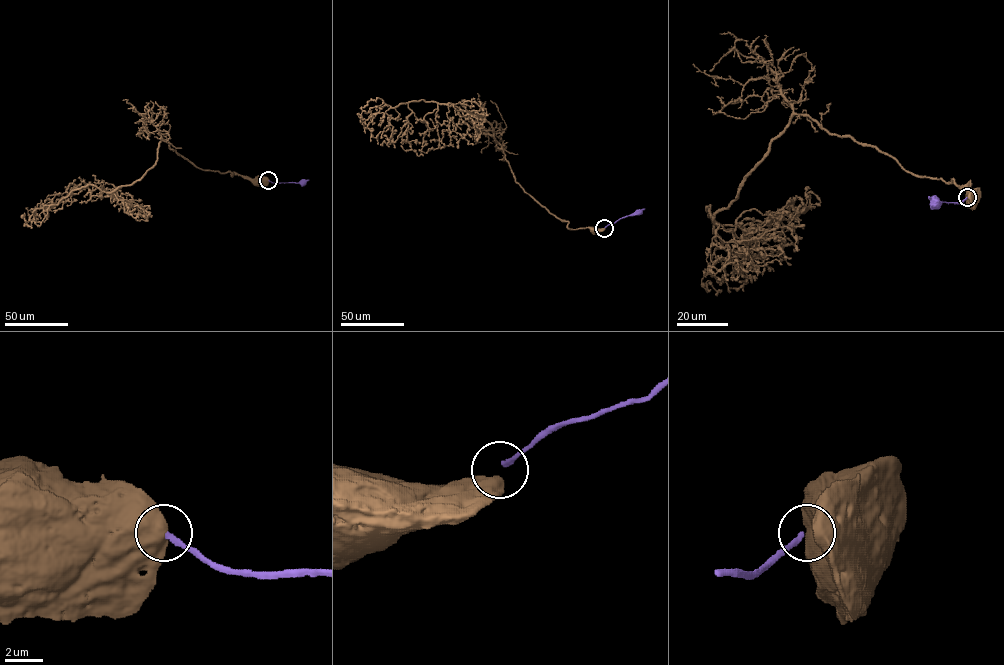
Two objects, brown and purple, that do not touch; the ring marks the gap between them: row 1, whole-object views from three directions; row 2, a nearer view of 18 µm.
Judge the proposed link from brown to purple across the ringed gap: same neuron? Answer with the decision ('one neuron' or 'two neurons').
two neurons

